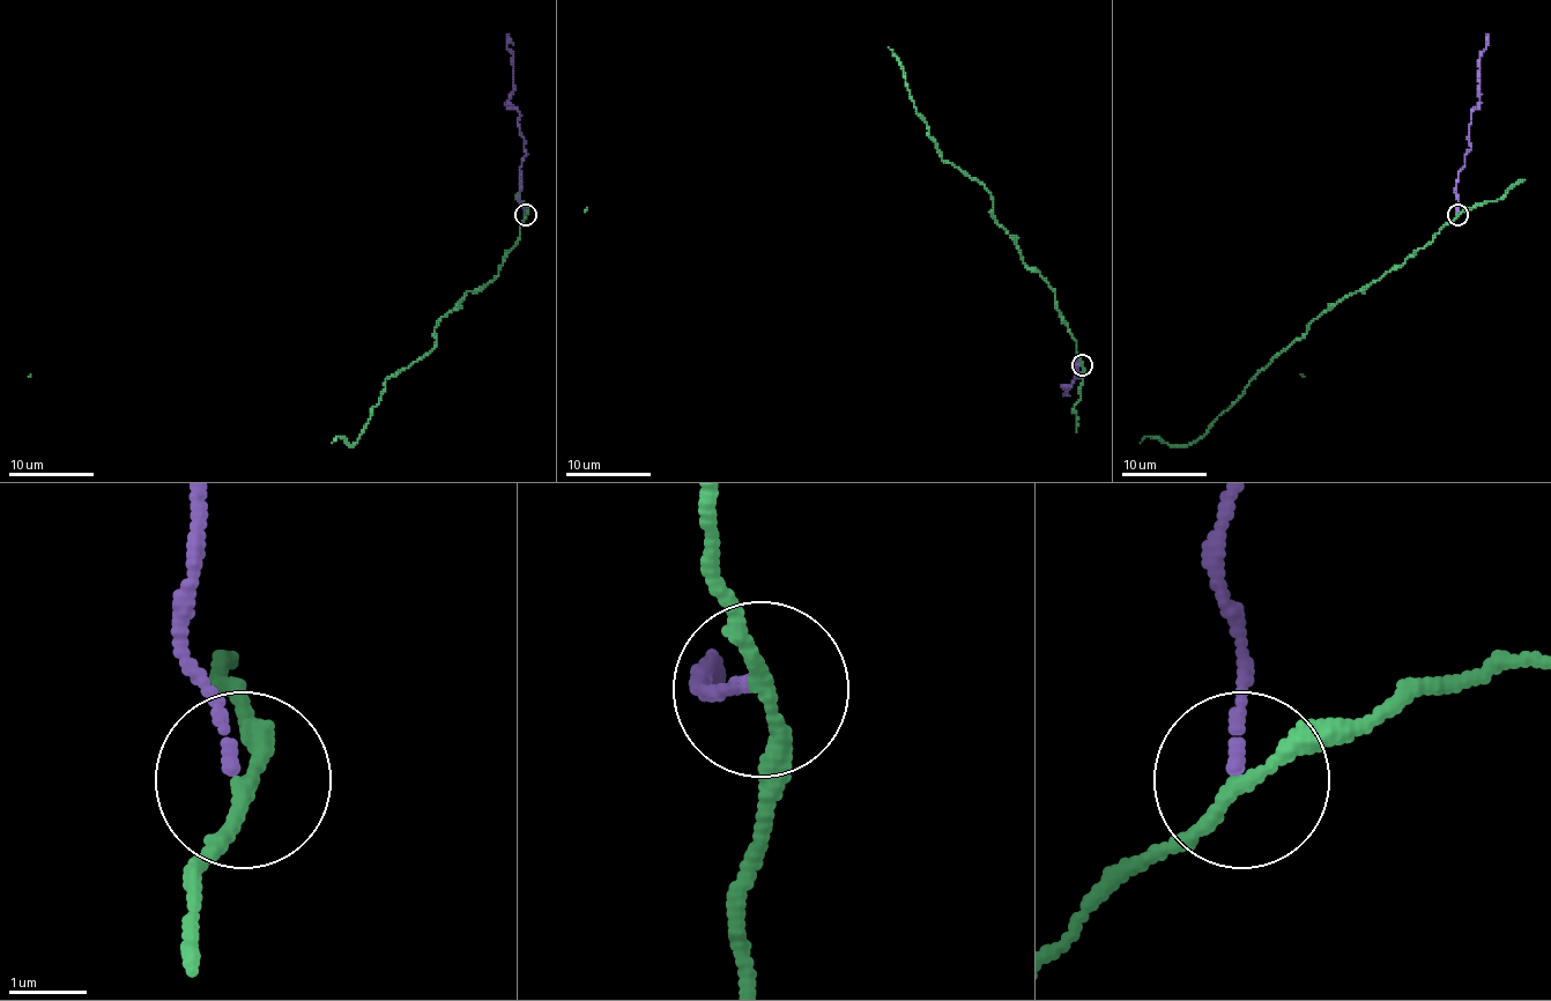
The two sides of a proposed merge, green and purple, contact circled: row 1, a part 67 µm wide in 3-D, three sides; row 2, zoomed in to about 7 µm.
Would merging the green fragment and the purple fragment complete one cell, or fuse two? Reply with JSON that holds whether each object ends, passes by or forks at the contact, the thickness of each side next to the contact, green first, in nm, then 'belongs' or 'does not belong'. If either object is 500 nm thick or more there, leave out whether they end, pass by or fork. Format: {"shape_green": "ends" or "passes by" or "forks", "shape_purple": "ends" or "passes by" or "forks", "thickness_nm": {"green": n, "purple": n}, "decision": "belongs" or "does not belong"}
{"shape_green": "passes by", "shape_purple": "ends", "thickness_nm": {"green": 180, "purple": 150}, "decision": "does not belong"}

